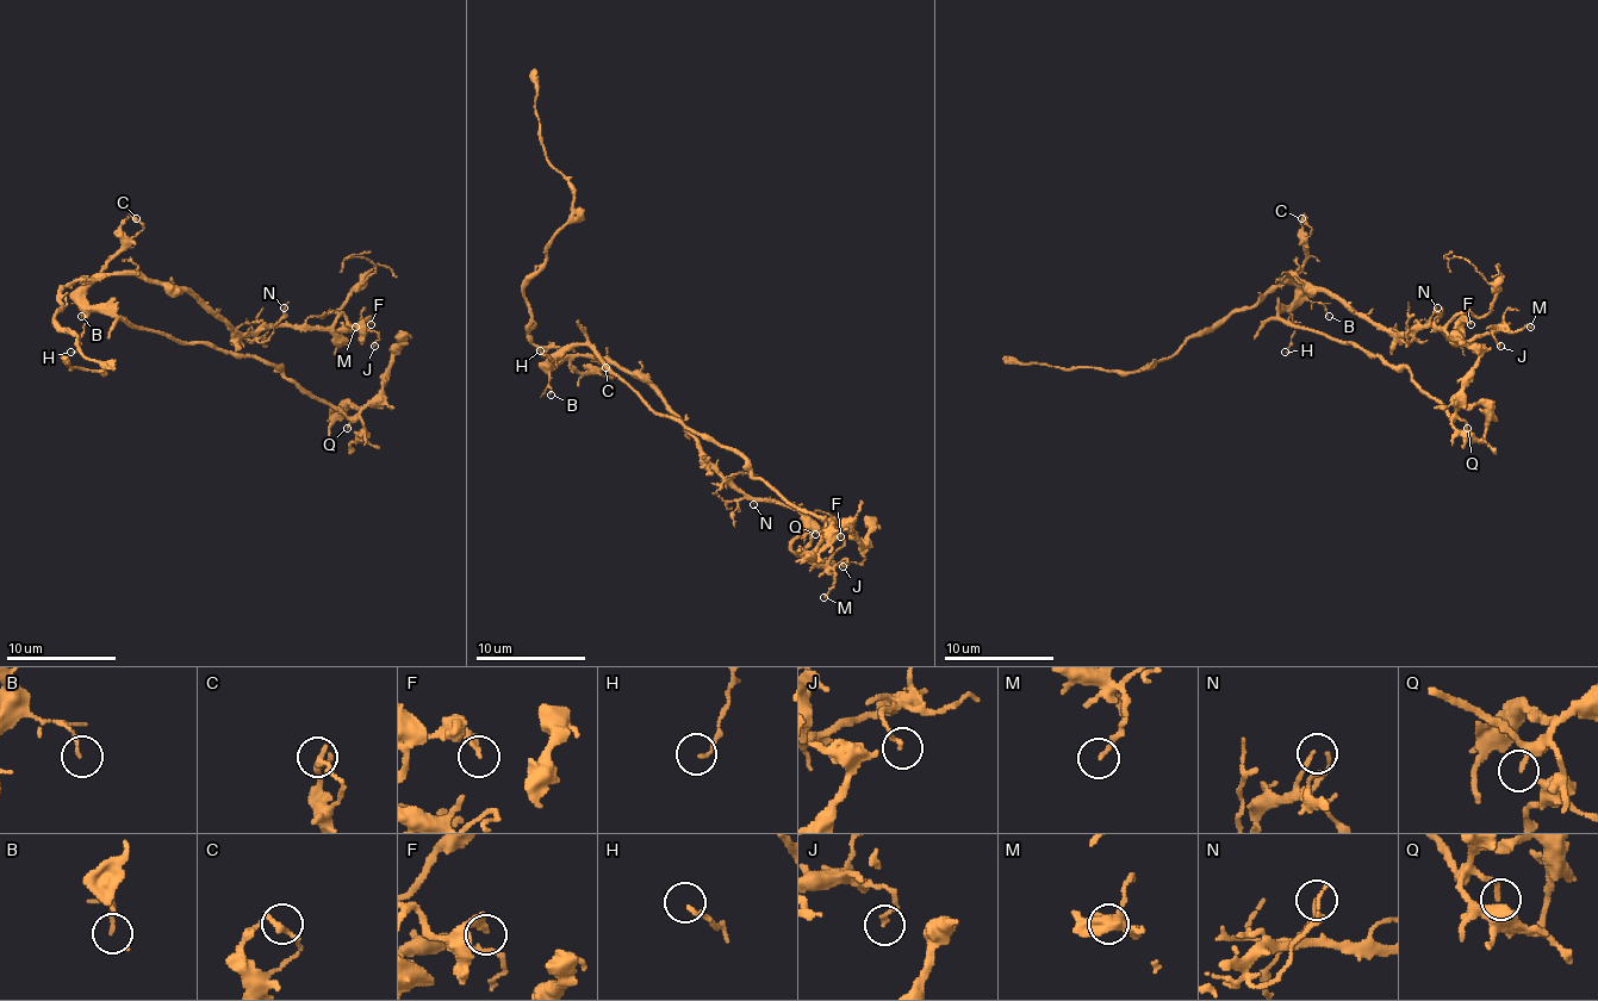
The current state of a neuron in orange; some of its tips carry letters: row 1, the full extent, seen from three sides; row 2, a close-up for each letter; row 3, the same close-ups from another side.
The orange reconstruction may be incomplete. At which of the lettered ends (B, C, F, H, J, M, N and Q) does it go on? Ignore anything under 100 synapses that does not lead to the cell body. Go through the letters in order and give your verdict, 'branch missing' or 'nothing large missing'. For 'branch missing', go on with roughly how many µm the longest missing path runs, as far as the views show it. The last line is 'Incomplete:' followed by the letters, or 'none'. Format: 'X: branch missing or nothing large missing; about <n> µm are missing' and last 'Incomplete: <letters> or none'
B: nothing large missing
C: nothing large missing
F: nothing large missing
H: nothing large missing
J: nothing large missing
M: nothing large missing
N: nothing large missing
Q: nothing large missing
Incomplete: none

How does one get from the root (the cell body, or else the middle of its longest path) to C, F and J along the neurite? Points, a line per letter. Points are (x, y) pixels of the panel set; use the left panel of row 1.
C: (95, 280), (104, 267), (142, 229), (136, 218)
F: (95, 280), (142, 275), (172, 284), (240, 333), (328, 327), (341, 314), (352, 324), (371, 324)
J: (95, 280), (142, 275), (172, 284), (240, 333), (324, 327), (339, 341), (341, 333), (371, 330), (374, 346)

